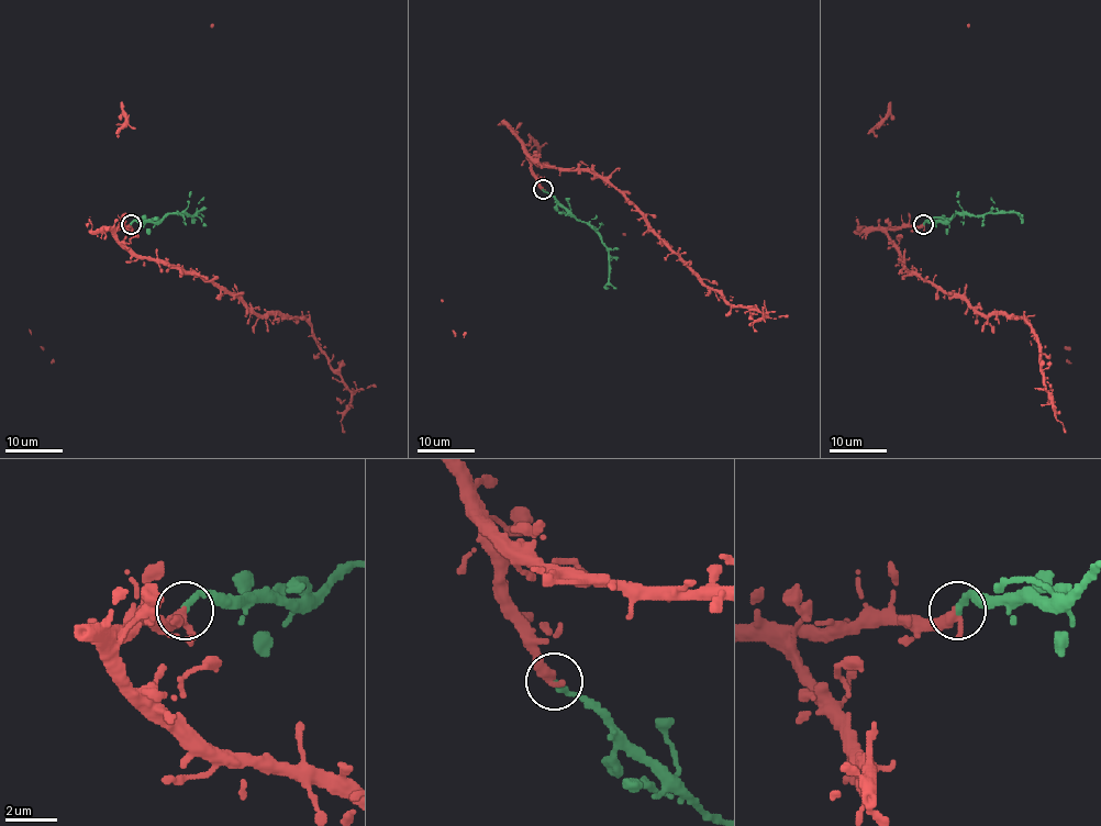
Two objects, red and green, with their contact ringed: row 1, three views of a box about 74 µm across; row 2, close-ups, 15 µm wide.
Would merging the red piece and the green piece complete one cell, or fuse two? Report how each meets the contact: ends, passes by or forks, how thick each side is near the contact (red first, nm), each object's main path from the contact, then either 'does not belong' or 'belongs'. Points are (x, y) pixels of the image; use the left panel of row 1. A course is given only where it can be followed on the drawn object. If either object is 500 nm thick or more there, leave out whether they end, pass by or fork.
red passes by; green ends there; 300 nm thick on the red side, 320 nm on the other; red runs (130, 224), (115, 235), (140, 256), (196, 271), (258, 314), (301, 317), (351, 393), (345, 432); green runs (131, 224), (159, 221), (167, 214), (197, 212), (192, 223); belongs

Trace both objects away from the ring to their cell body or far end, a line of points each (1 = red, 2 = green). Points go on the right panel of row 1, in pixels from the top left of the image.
1: (924, 224), (889, 229), (905, 267), (982, 314), (1027, 322), (1066, 432)
2: (924, 224), (946, 221), (954, 214), (988, 212), (1015, 212), (1023, 223)

